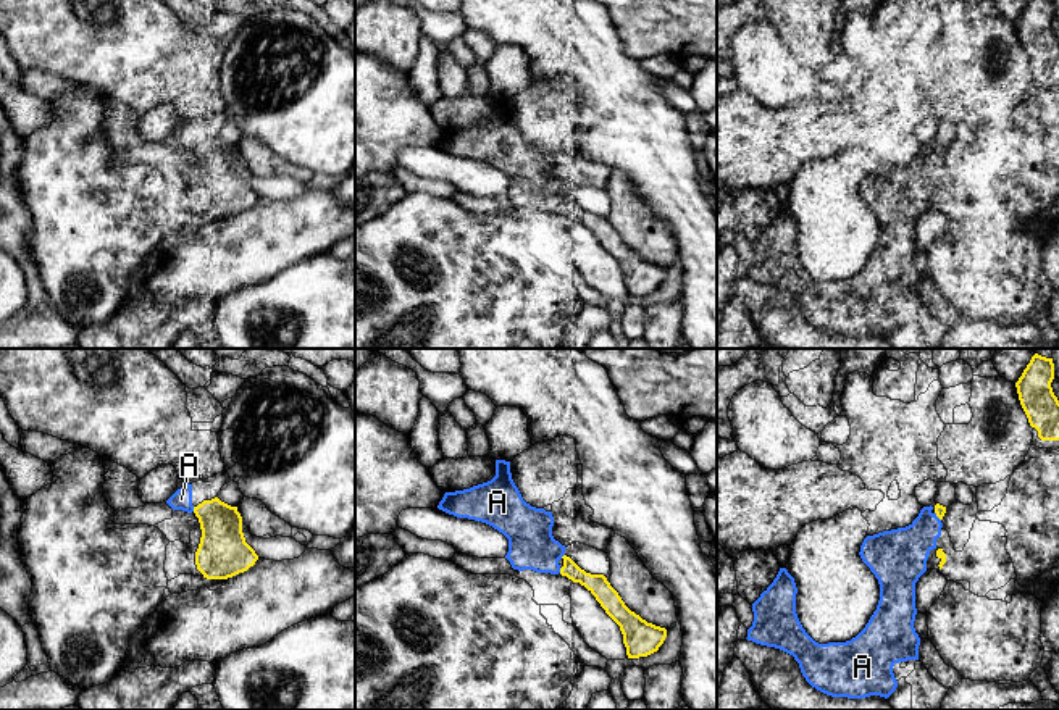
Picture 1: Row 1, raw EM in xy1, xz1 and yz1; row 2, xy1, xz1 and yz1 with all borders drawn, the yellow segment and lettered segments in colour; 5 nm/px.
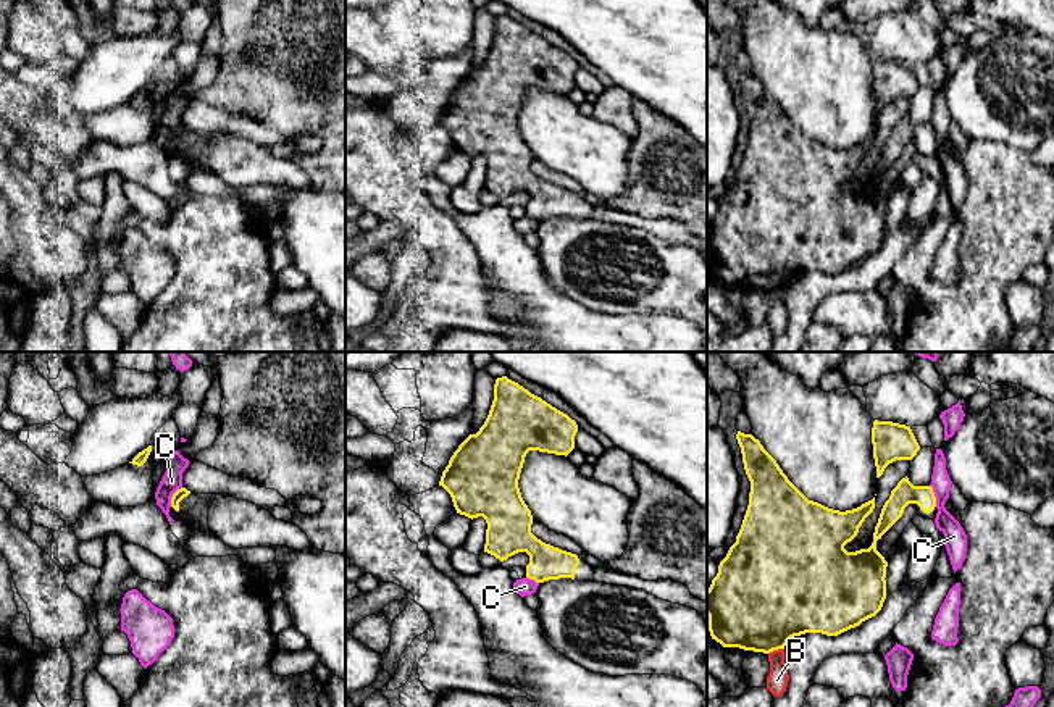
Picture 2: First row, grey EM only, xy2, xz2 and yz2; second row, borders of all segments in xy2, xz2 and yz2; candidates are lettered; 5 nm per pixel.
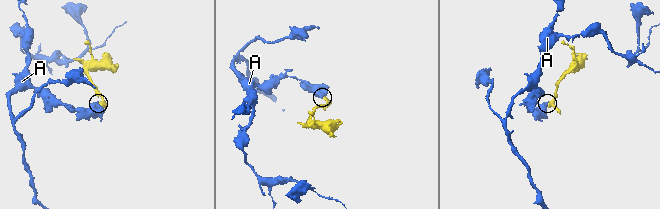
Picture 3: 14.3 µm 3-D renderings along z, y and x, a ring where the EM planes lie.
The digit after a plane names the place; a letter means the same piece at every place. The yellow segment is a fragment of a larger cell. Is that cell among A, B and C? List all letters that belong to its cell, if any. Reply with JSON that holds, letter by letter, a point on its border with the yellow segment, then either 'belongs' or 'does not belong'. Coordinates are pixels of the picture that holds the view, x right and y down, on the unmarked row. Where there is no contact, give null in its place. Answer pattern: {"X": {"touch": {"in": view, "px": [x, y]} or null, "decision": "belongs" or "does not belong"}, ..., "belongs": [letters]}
{"A": {"touch": {"in": "xy1", "px": [194, 147]}, "decision": "belongs"}, "B": {"touch": {"in": "yz2", "px": [775, 288]}, "decision": "does not belong"}, "C": {"touch": {"in": "xy2", "px": [173, 134]}, "decision": "does not belong"}, "belongs": ["A"]}

